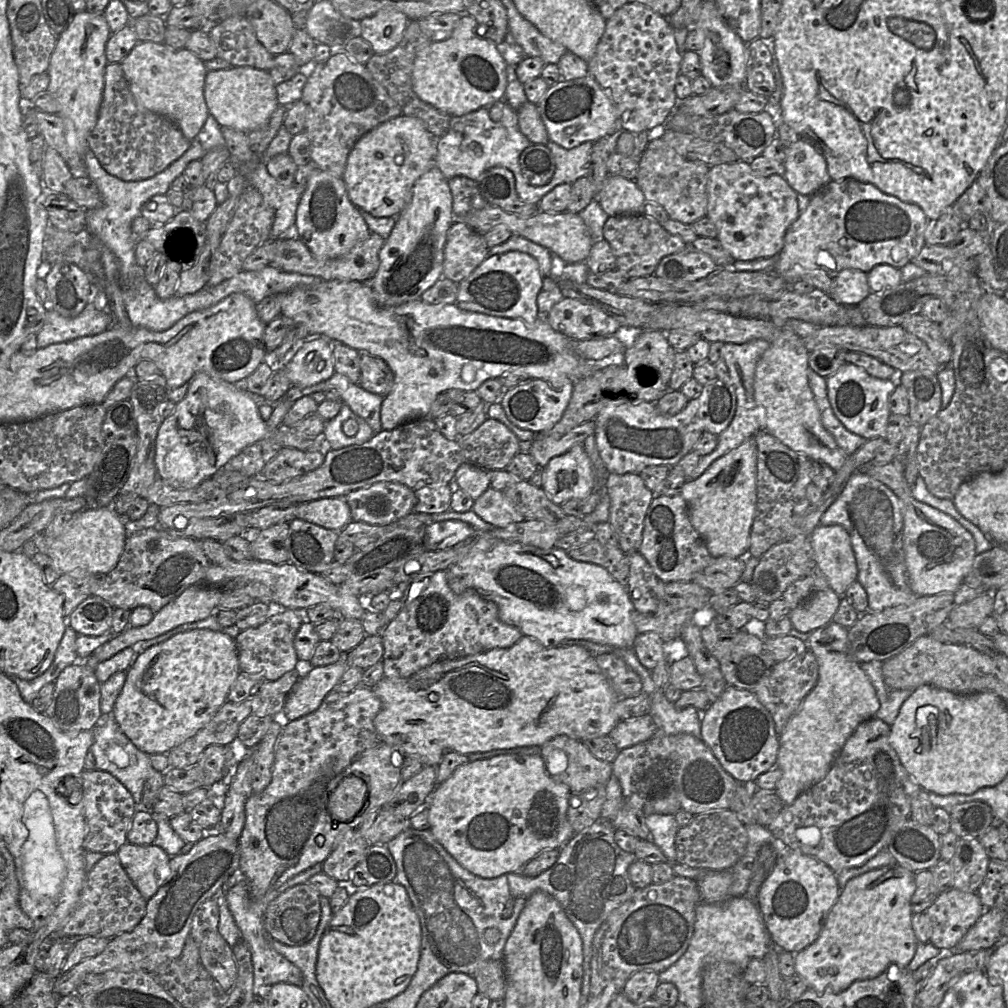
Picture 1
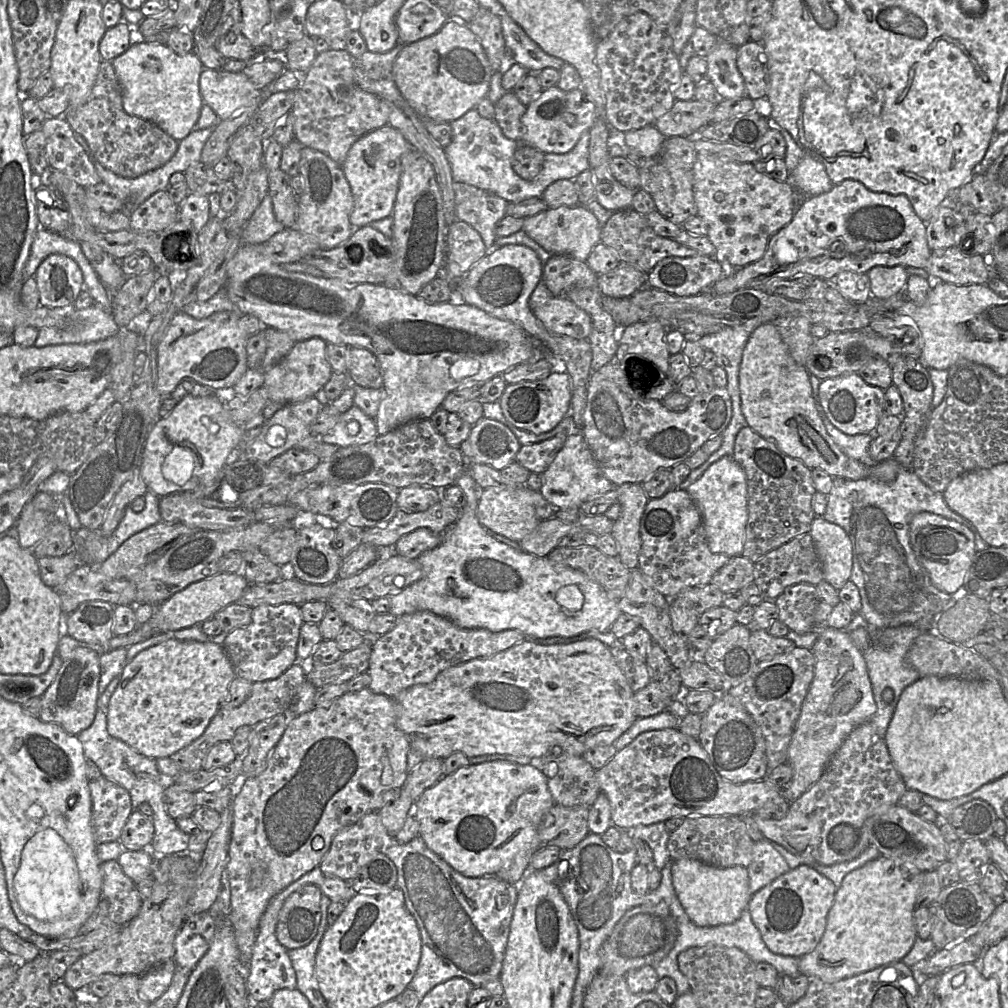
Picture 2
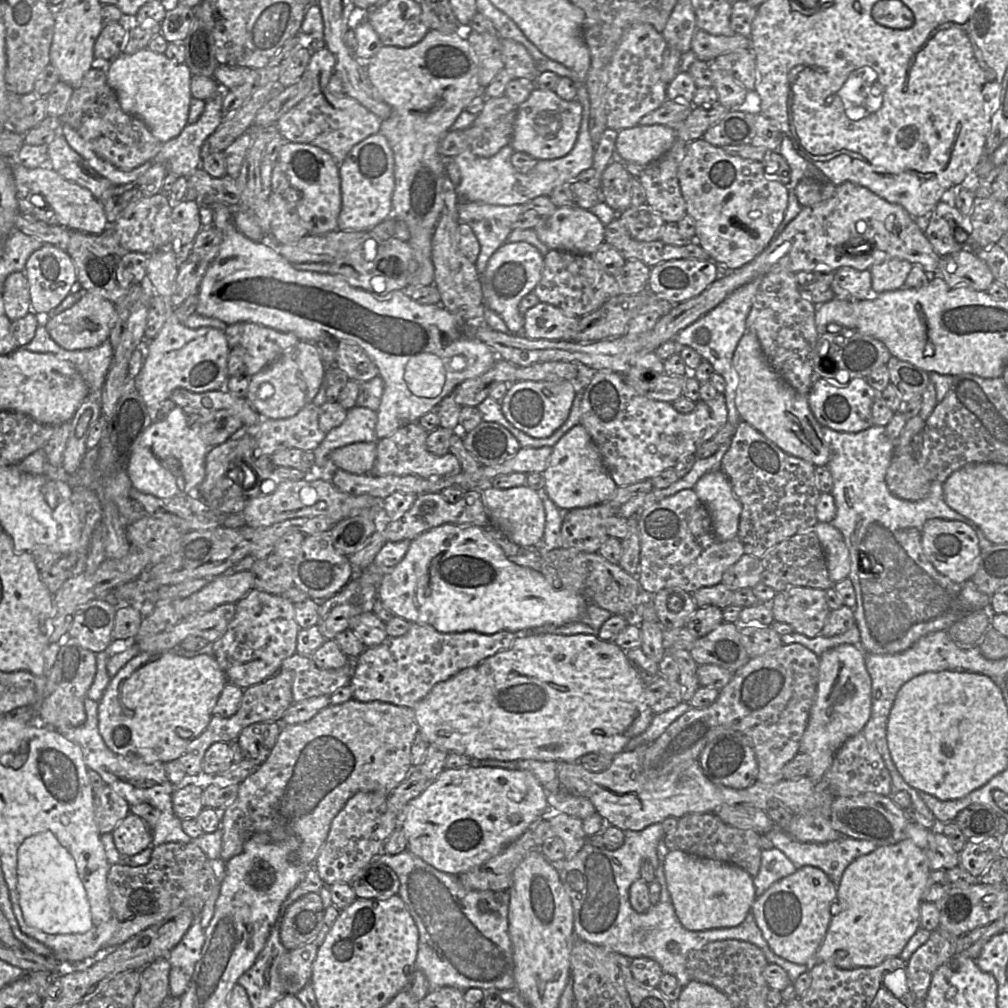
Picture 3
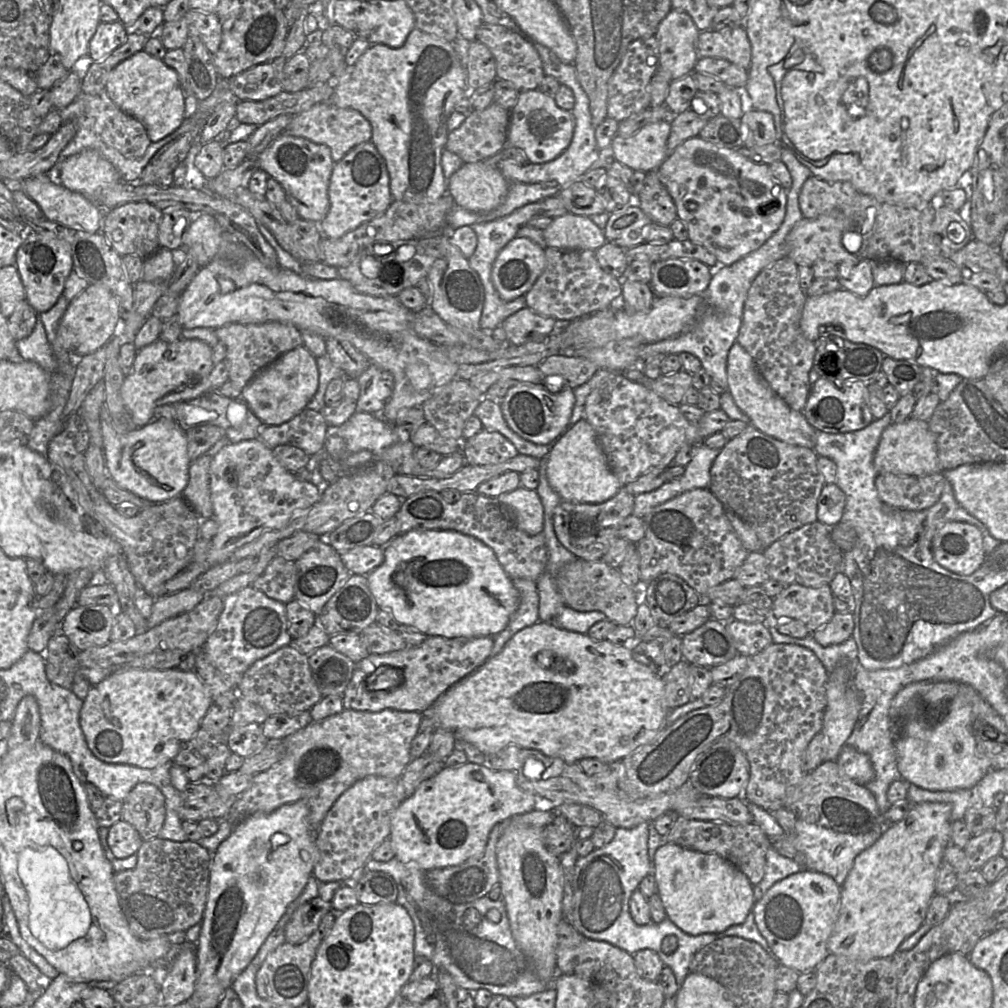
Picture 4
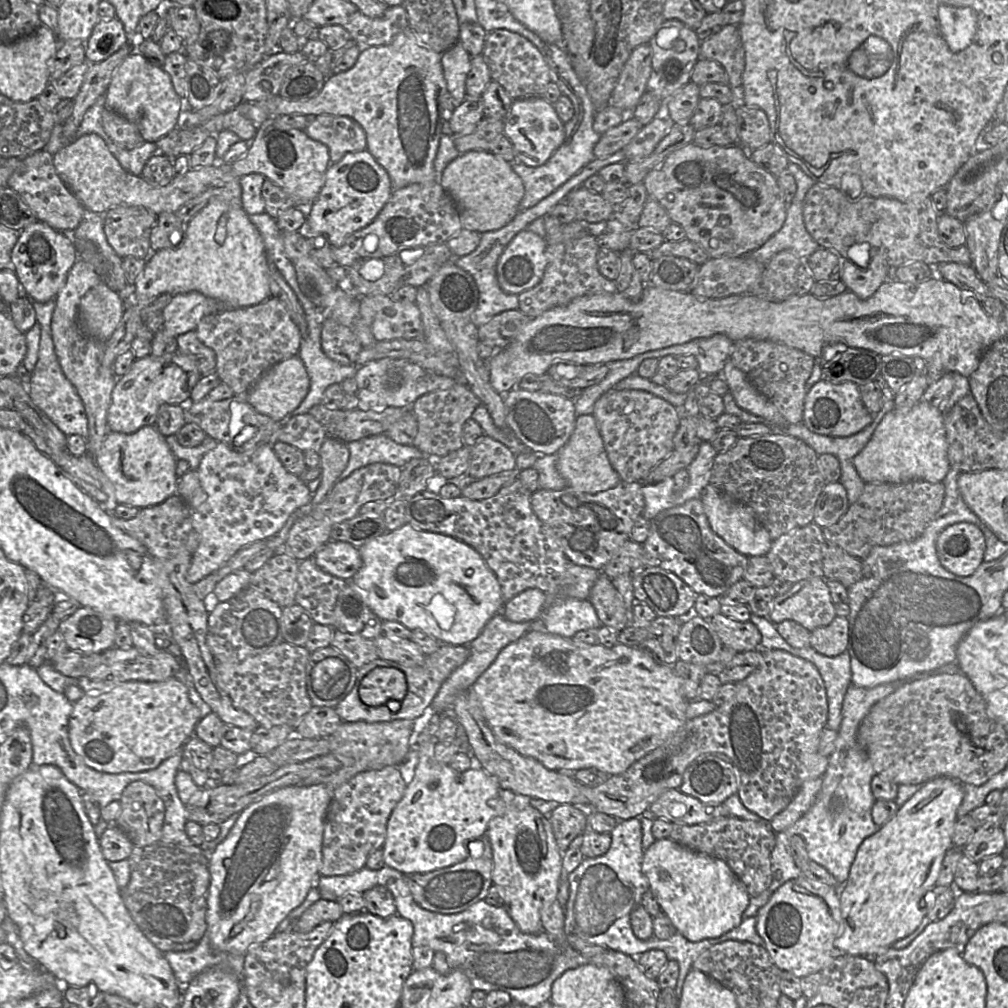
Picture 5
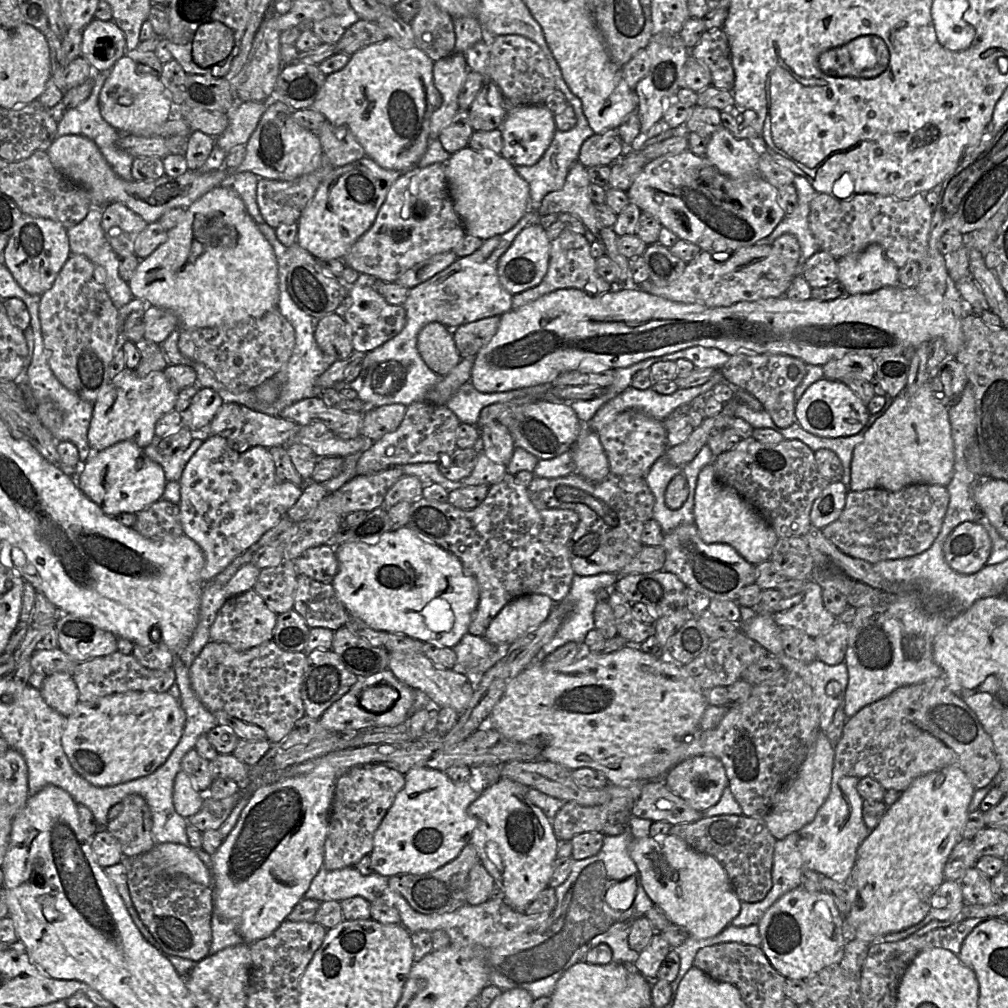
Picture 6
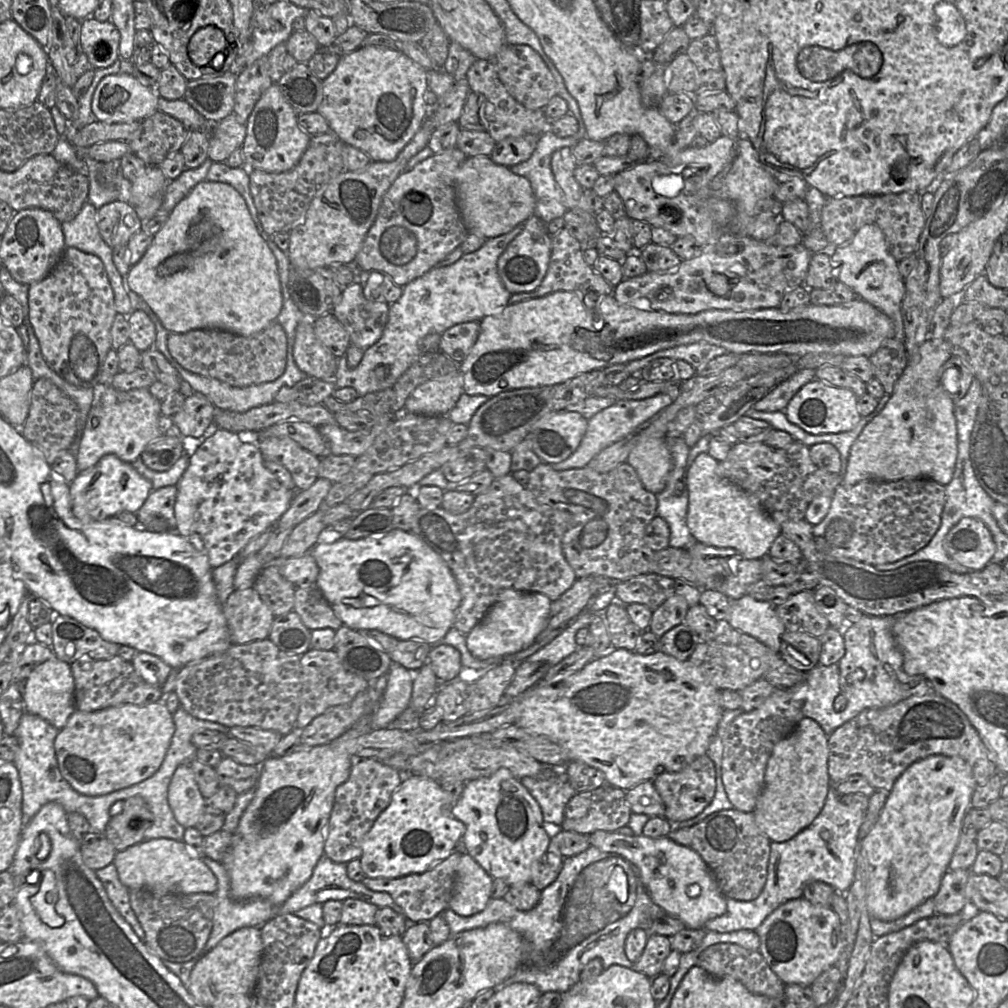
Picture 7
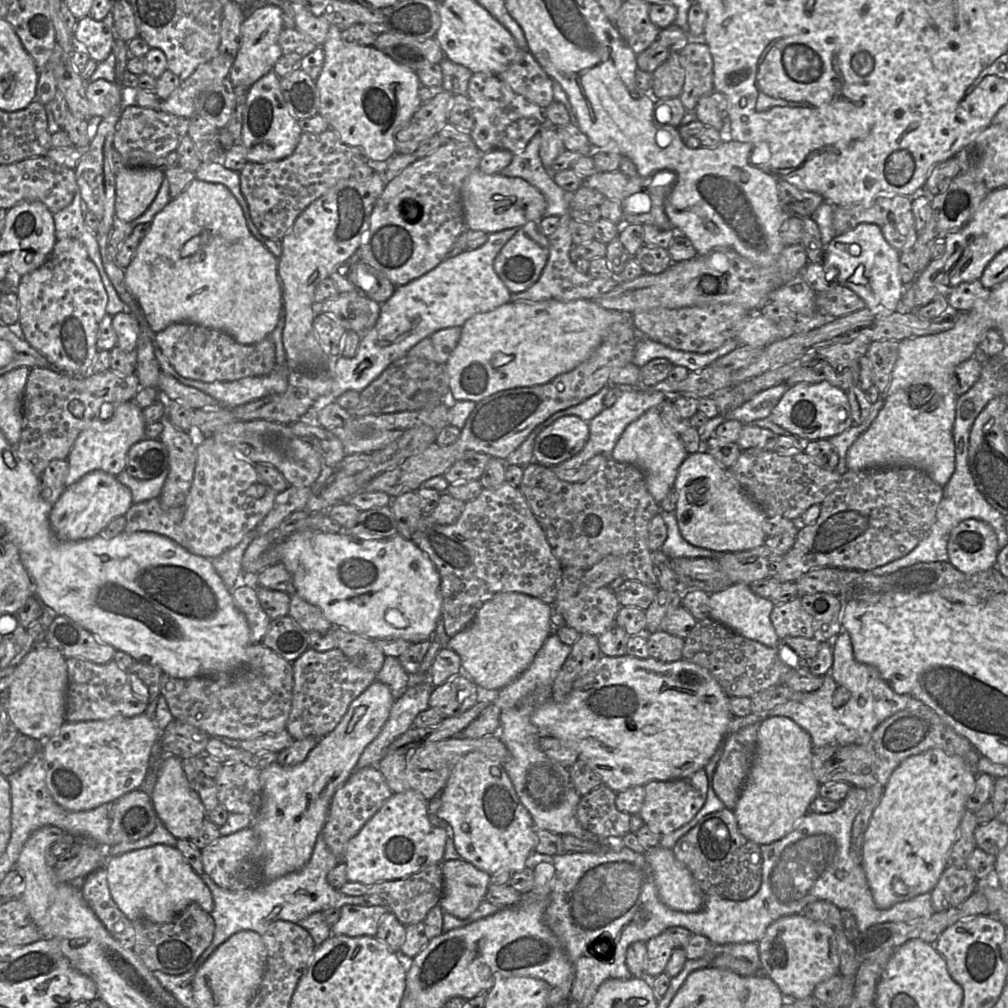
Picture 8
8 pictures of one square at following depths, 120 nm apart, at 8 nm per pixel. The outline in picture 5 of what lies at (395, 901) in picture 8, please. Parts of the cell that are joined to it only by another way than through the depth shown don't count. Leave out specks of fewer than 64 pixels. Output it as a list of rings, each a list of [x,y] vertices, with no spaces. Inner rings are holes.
[[[485,832],[469,842],[468,856],[463,861],[430,872],[404,875],[413,899],[421,908],[436,913],[455,914],[486,898],[492,885],[491,873],[492,850]]]

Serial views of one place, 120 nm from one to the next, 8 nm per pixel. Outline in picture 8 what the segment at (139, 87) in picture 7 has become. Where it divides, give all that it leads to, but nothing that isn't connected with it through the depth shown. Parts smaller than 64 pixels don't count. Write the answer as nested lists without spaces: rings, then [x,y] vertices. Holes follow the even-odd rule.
[[[99,79],[86,83],[86,98],[92,117],[105,117],[122,103],[122,87],[116,82]]]

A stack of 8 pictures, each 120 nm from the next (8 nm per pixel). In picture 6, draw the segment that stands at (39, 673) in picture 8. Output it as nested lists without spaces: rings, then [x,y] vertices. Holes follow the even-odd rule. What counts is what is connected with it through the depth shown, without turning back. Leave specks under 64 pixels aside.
[[[65,672],[46,675],[40,693],[51,708],[66,718],[79,702],[79,691],[73,677]]]

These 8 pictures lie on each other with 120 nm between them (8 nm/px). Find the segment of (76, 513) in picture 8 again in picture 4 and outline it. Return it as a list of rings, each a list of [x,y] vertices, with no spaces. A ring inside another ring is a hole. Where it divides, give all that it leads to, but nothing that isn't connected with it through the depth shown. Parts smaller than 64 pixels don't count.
[[[104,401],[100,410],[100,425],[106,471],[119,487],[153,504],[182,495],[189,481],[191,460],[186,432],[176,420],[160,419],[132,432],[120,433],[115,429]]]

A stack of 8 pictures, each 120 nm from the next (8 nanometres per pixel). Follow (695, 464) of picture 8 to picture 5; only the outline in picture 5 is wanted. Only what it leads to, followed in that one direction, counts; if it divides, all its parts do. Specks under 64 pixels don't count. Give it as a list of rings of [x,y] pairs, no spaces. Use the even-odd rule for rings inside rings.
[[[711,484],[703,490],[701,500],[711,529],[729,546],[746,557],[765,556],[769,552],[773,540],[751,508],[724,495]]]

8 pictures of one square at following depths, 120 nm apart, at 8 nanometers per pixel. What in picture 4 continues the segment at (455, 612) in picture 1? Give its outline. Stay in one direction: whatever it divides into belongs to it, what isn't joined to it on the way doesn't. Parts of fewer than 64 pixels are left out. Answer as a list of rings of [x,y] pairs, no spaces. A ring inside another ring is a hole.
[[[427,636],[416,646],[407,646],[402,650],[385,654],[370,653],[355,663],[352,678],[342,696],[343,708],[370,712],[384,709],[424,712],[449,687],[481,667],[490,658],[492,647],[492,636],[456,638]],[[382,665],[401,668],[404,673],[403,682],[389,690],[368,690],[367,677]]]

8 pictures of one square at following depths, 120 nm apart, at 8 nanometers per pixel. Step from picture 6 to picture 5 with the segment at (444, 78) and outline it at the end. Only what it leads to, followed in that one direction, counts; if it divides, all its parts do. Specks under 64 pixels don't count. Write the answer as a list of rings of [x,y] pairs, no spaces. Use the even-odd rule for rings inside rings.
[[[458,41],[442,54],[441,65],[447,90],[455,107],[466,99],[465,83],[471,68],[471,56]]]

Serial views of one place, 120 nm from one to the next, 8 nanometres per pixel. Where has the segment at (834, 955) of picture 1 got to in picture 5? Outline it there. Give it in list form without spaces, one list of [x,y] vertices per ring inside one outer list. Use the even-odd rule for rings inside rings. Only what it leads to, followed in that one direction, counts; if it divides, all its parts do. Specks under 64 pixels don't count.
[[[937,777],[931,779],[921,785],[919,790],[907,802],[905,802],[904,805],[899,807],[896,815],[890,821],[880,827],[873,835],[867,837],[861,843],[851,865],[848,879],[845,885],[840,887],[839,901],[842,917],[842,931],[834,941],[835,948],[850,955],[873,958],[892,947],[892,944],[897,940],[910,935],[919,926],[923,917],[927,915],[929,909],[932,907],[932,892],[935,885],[937,885],[942,861],[947,851],[953,846],[953,831],[958,819],[957,810],[962,803],[963,797],[964,789],[961,782],[948,777]]]

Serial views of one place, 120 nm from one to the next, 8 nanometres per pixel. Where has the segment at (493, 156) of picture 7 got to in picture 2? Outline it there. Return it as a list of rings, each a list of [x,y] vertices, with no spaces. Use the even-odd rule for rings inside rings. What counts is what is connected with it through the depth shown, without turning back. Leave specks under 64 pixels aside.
[[[557,87],[542,90],[528,106],[521,118],[520,144],[536,148],[544,154],[565,154],[571,151],[585,131],[596,119],[595,105],[588,100],[581,88],[563,91]]]

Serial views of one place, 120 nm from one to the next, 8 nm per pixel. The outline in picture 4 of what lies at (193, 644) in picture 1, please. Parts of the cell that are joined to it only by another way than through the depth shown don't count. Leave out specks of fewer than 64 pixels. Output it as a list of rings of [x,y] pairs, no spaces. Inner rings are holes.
[[[118,667],[97,685],[91,686],[83,700],[79,722],[89,749],[99,760],[151,769],[175,758],[200,729],[201,721],[212,703],[210,690],[195,671]]]

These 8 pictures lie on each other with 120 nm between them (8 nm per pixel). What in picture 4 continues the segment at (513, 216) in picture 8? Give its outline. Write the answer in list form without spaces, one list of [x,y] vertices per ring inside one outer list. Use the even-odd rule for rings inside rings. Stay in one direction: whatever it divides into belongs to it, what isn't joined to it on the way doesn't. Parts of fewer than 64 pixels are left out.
[[[464,163],[447,180],[447,193],[465,210],[490,212],[504,201],[508,183],[495,164]]]

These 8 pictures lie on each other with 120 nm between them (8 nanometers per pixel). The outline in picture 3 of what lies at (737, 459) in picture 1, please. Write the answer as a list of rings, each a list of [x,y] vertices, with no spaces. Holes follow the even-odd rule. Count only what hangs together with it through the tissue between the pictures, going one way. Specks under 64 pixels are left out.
[[[720,469],[708,472],[693,489],[711,516],[716,539],[725,542],[736,538],[742,506],[726,475]]]

